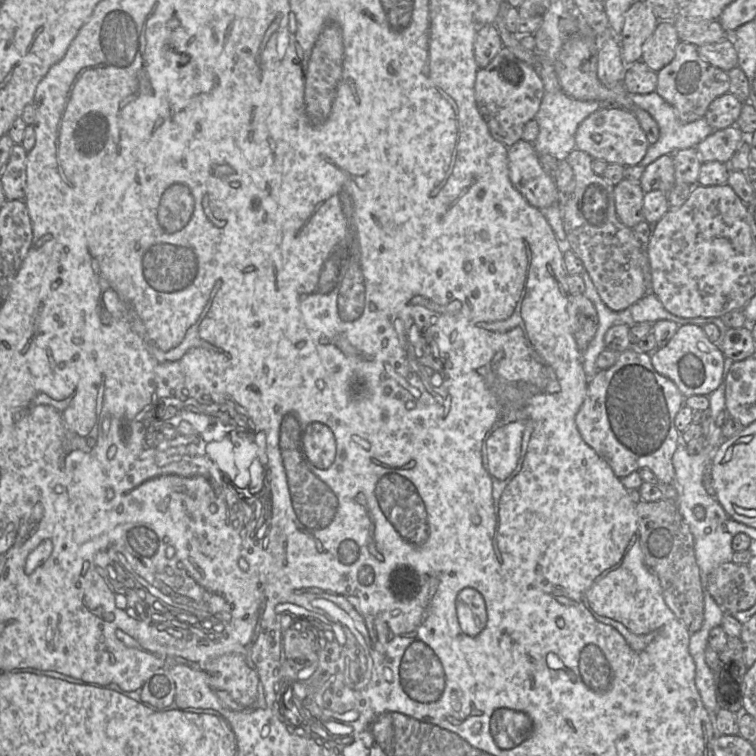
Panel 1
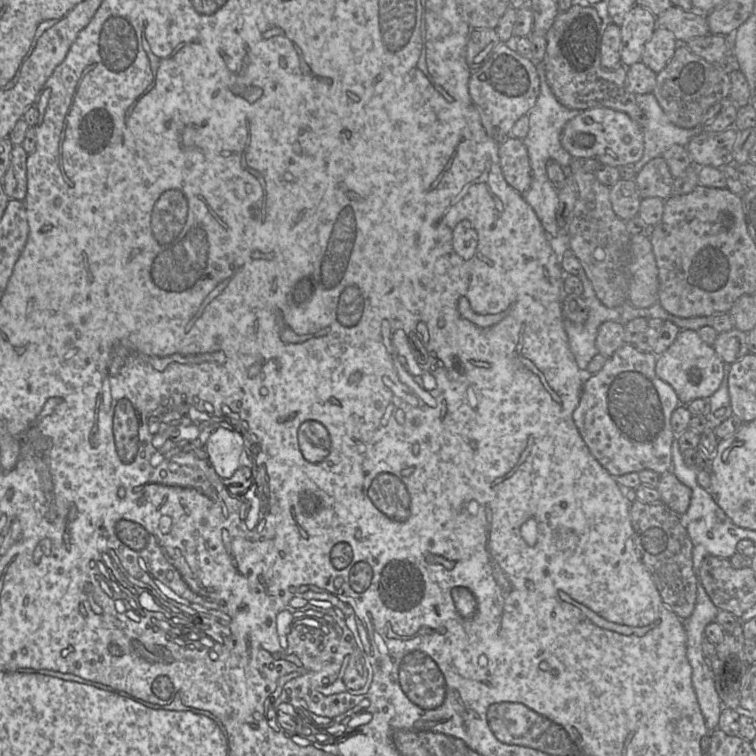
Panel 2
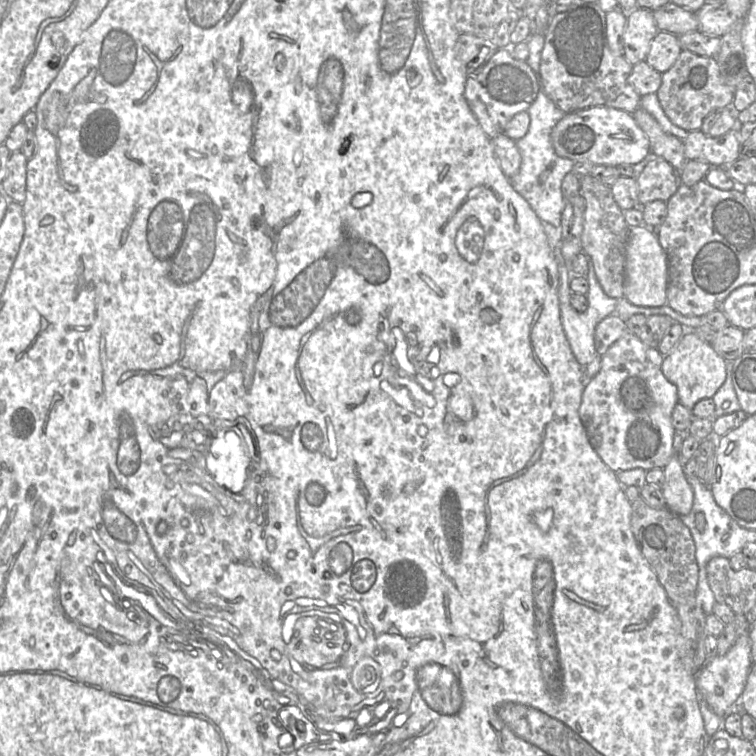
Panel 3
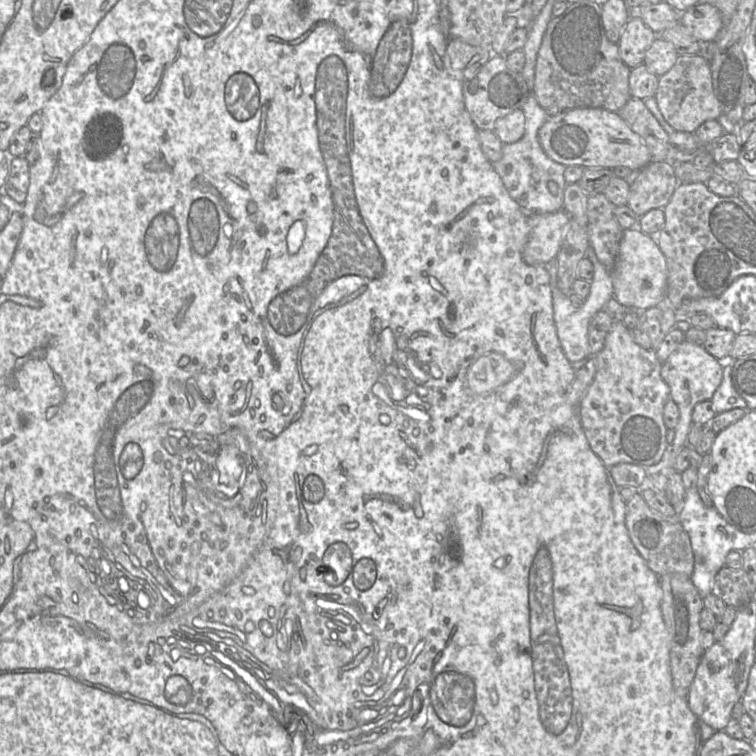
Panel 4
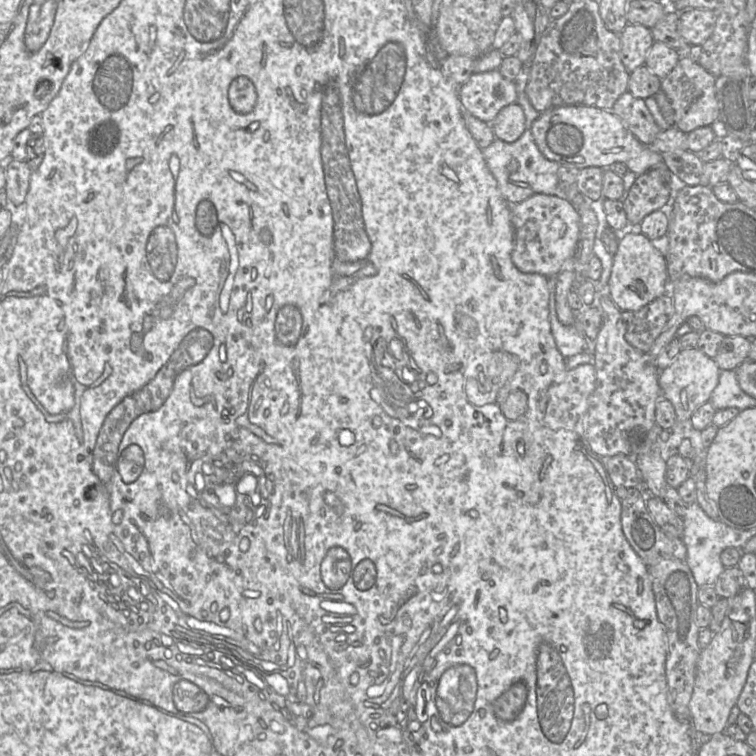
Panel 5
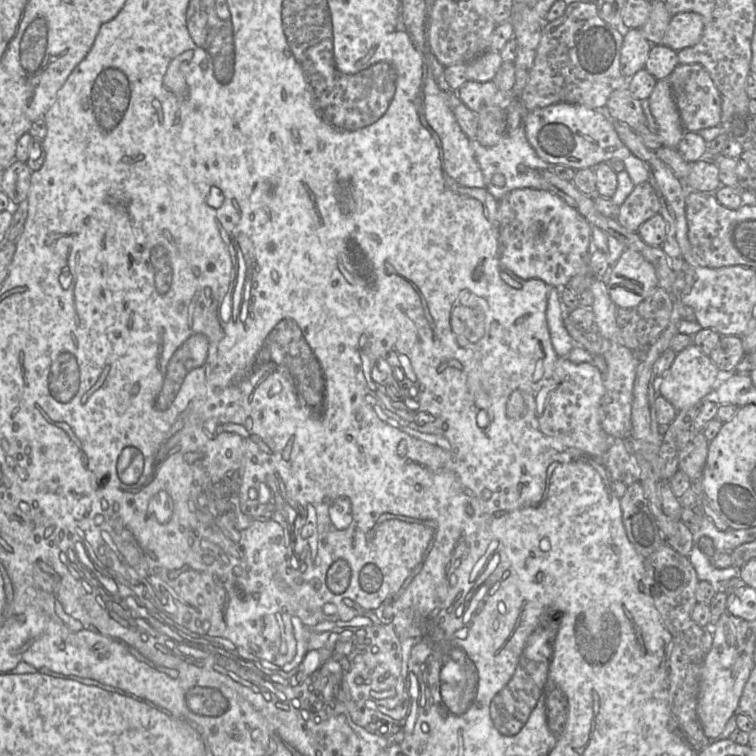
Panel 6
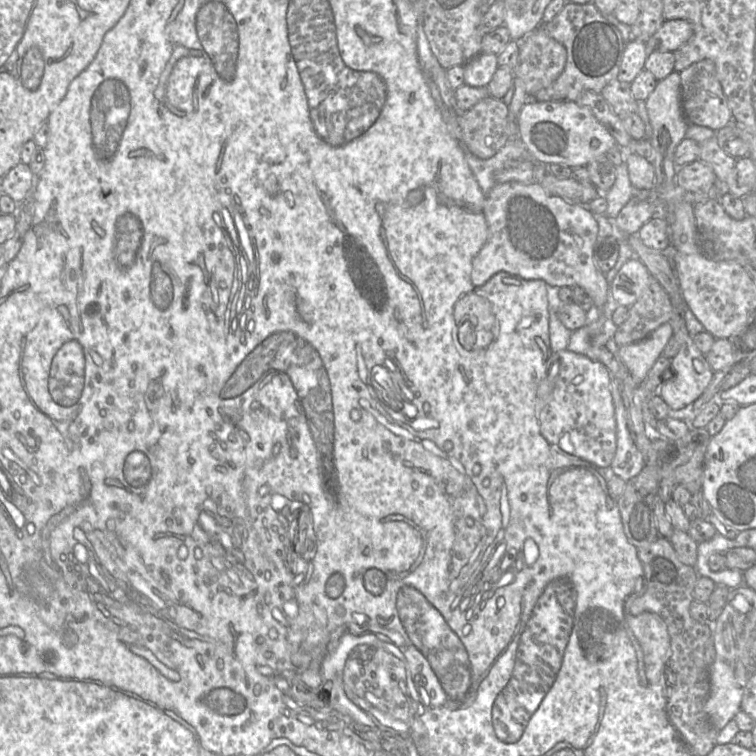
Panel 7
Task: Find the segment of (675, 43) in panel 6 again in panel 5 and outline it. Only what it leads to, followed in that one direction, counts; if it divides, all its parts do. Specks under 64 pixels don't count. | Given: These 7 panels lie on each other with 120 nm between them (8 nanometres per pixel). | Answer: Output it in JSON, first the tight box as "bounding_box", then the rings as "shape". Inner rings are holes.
{"bounding_box":[678,9,716,46],"shape":[[[686,9],[678,16],[678,33],[688,46],[703,44],[713,33],[716,16],[709,9]]]}

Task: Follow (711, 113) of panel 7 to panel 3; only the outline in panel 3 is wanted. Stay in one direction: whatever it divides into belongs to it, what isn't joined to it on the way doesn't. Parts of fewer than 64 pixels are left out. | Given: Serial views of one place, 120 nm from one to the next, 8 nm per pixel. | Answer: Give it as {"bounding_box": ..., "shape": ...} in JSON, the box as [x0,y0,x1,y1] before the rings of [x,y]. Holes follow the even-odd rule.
{"bounding_box":[656,49,735,132],"shape":[[[682,49],[672,67],[662,73],[661,85],[656,94],[670,121],[692,132],[701,129],[703,120],[712,111],[731,107],[735,90],[723,82],[714,57],[700,56]]]}

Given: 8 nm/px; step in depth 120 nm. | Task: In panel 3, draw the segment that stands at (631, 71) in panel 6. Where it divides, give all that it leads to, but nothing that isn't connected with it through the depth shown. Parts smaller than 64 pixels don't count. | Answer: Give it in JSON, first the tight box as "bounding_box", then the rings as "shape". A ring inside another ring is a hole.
{"bounding_box":[623,7,659,65],"shape":[[[636,7],[628,12],[623,32],[623,56],[626,60],[632,65],[645,61],[659,31],[653,11]]]}

